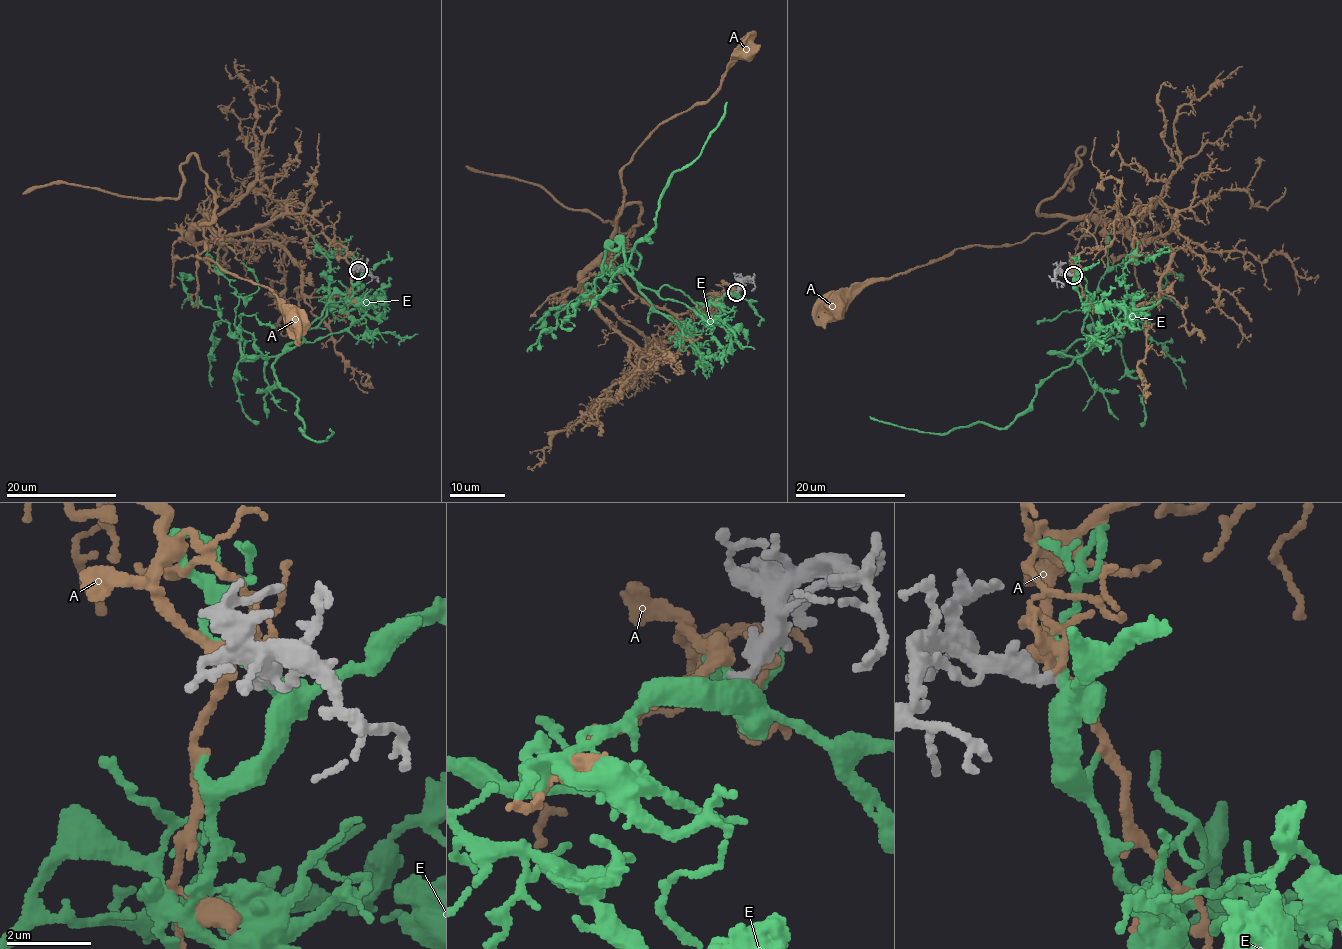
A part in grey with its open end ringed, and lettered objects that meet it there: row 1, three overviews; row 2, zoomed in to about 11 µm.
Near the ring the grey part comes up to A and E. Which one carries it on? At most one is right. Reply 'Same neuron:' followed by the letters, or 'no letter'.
Same neuron: no letter

